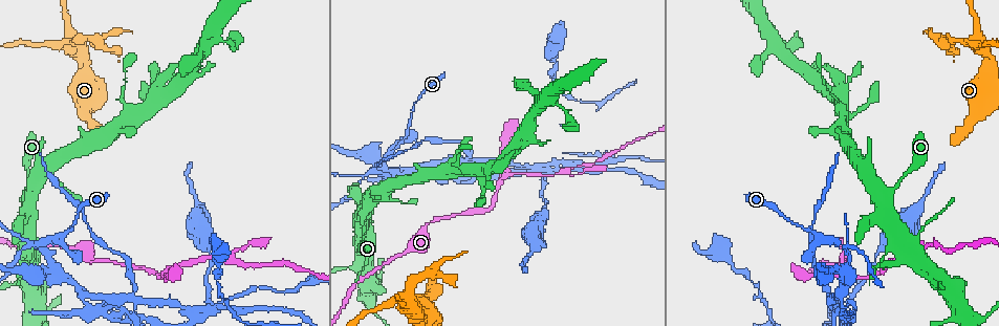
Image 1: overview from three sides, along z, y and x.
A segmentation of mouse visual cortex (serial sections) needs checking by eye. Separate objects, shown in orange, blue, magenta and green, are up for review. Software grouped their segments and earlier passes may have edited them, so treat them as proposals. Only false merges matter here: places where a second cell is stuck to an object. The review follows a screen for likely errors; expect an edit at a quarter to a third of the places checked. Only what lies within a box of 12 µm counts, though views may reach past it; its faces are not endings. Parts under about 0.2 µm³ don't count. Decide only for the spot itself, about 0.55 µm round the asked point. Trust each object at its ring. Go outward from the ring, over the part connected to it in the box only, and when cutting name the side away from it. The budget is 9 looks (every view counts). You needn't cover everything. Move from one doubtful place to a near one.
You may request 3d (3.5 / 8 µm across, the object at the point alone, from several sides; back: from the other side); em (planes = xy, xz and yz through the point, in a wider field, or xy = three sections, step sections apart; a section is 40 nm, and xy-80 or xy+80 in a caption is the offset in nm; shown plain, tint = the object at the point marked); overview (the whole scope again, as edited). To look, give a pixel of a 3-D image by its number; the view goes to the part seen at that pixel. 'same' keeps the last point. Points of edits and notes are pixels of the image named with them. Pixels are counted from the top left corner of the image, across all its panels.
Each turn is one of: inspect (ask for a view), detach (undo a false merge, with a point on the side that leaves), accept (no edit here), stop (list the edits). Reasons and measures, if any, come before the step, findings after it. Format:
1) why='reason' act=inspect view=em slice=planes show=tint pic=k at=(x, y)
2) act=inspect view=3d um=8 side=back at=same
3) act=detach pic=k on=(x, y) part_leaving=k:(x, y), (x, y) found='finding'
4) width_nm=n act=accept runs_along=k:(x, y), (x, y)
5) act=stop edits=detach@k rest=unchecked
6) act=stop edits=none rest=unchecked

why='four or more arms meet' act=inspect view=3d um=3.5 side=back pic=1 at=(73, 45)

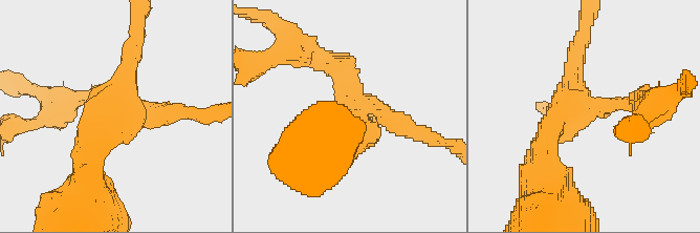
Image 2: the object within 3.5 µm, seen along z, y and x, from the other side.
arms=4 arm_widths_nm=200,250,300,300 act=inspect view=em slice=xy step=5 show=tint pic=2 at=(583, 105)

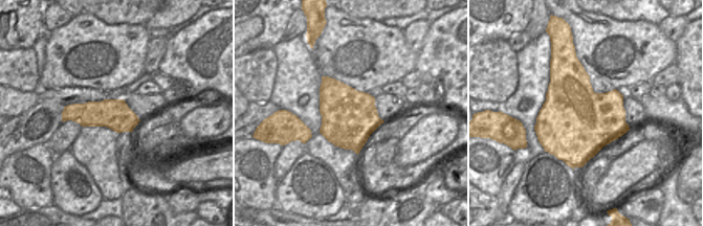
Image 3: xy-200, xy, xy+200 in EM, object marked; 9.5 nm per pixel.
act=detach pic=2 on=(351, 70) part_leaving=2:(348, 105), (338, 69), (290, 54) found='a second cell is stuck on'

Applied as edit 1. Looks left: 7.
why='redraw' act=inspect view=overview

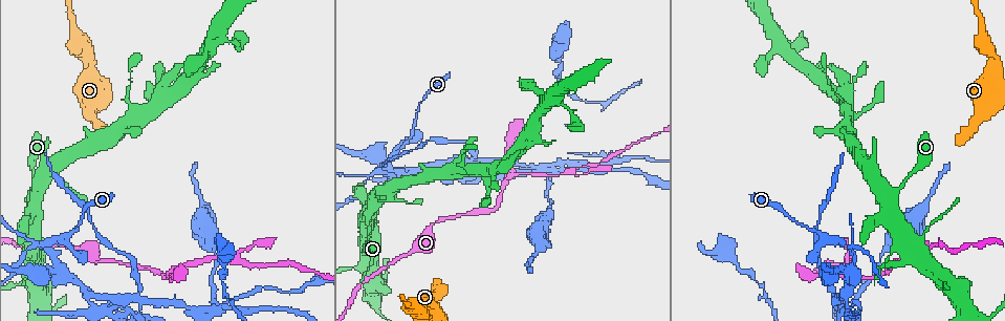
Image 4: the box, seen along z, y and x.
act=inspect view=3d um=3.5 pic=4 at=(439, 218)

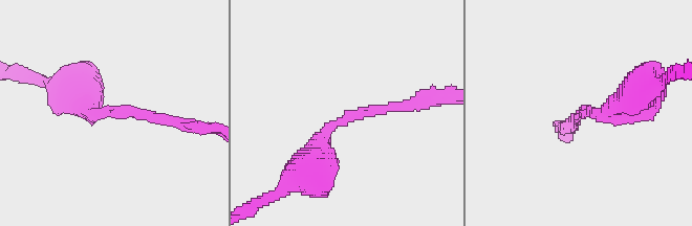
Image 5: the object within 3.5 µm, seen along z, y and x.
act=inspect view=em slice=xy step=3 show=tint pic=5 at=(587, 112)

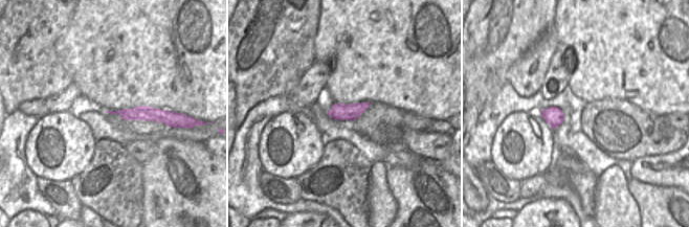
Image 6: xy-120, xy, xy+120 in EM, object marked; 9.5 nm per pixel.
act=inspect view=em slice=xy step=1 show=tint at=same

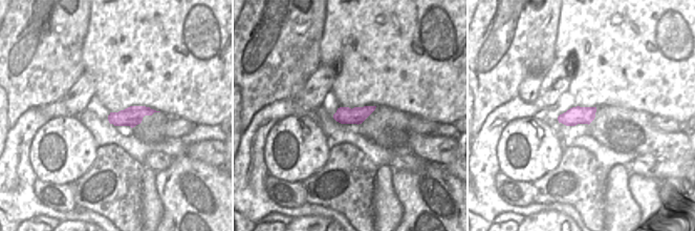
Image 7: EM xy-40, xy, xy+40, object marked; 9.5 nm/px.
width_nm=160 act=accept runs_along=5:(314, 167), (332, 125), (416, 106) found='all the same cell'

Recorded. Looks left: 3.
why='four-way junction' act=inspect view=3d um=3.5 pic=4 at=(45, 243)

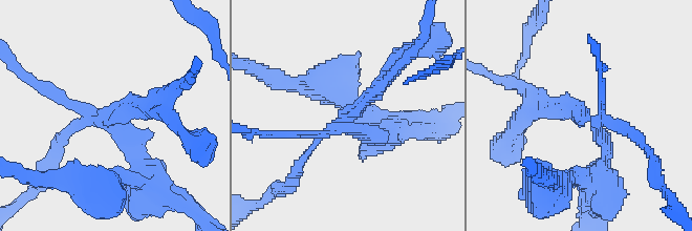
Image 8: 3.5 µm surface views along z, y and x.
arms=4 arm_widths_nm=150,150,200,200 act=inspect view=em slice=xy step=2 show=tint pic=8 at=(113, 115)

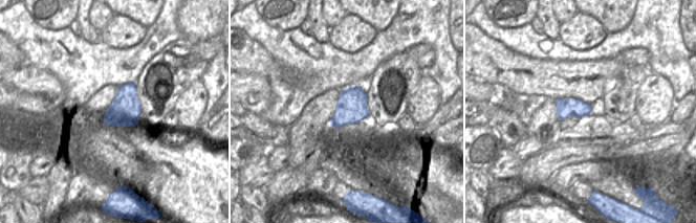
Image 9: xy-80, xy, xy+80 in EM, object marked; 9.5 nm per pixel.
act=detach pic=8 on=(131, 159) part_leaving=8:(121, 125), (175, 193) found='a second cell is stuck on'

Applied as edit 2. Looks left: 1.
act=stop edits=detach@2,detach@8 rest=unchecked

